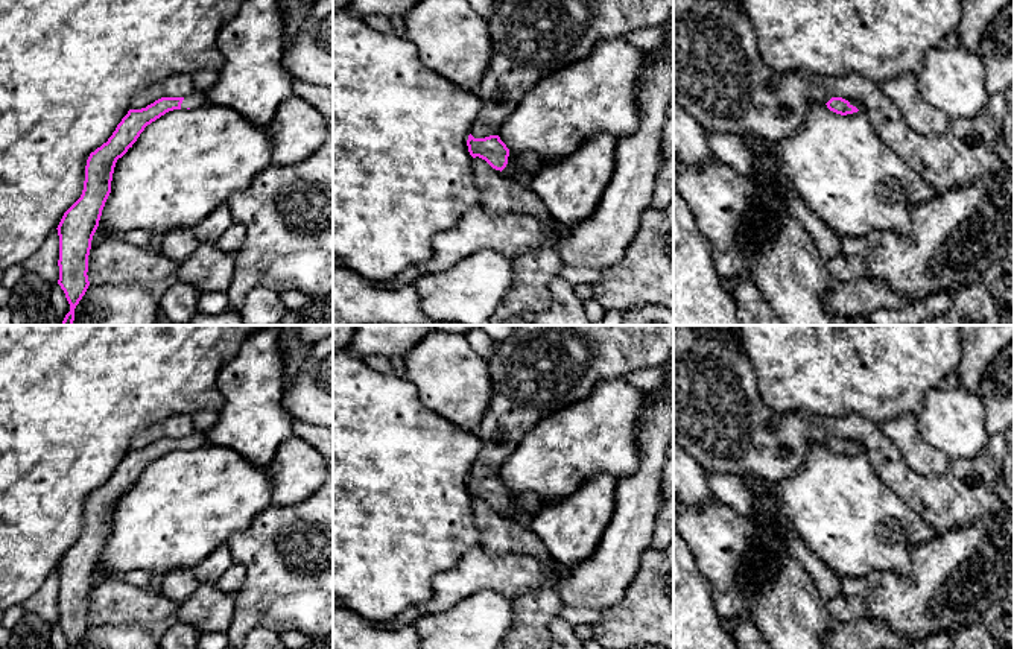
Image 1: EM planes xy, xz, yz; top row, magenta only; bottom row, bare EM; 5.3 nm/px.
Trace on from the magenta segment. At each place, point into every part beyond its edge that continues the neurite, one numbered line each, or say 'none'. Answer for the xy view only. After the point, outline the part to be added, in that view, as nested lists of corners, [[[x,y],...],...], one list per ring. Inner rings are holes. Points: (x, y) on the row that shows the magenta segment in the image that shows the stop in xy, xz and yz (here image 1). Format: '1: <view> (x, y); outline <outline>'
1: xy (196, 98); outline [[[195,90],[190,96],[185,96],[181,108],[198,108],[205,103],[205,94],[201,90]]]

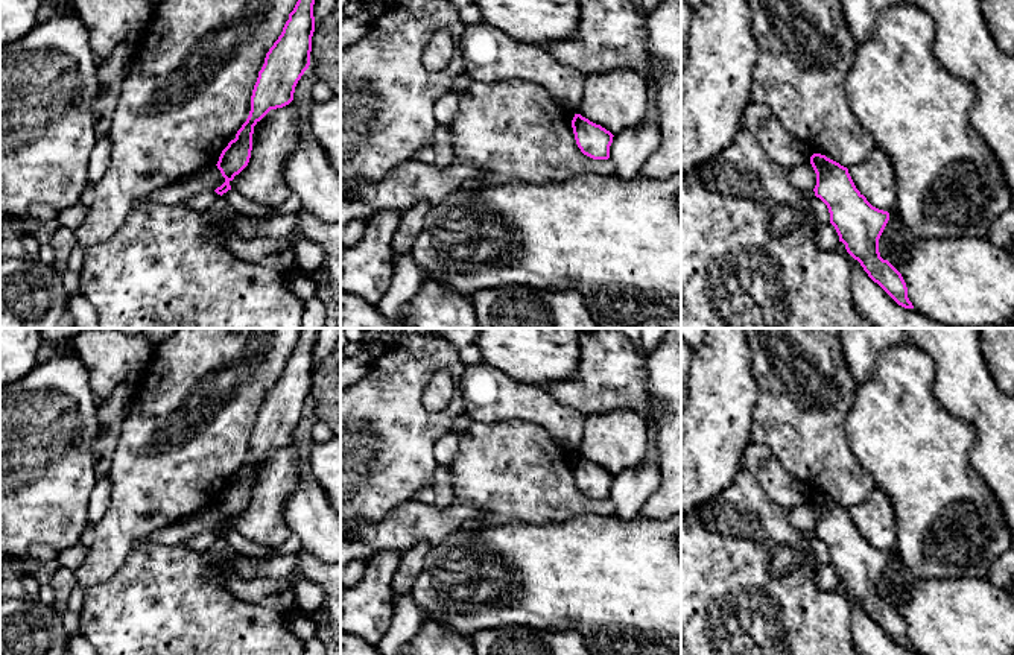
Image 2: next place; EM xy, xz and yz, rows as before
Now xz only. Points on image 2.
none

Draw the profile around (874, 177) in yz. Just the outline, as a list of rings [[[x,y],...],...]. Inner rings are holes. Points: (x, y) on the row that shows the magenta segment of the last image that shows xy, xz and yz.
[[[874,147],[863,161],[848,169],[856,188],[867,201],[891,213],[897,205],[897,175],[889,157]]]

